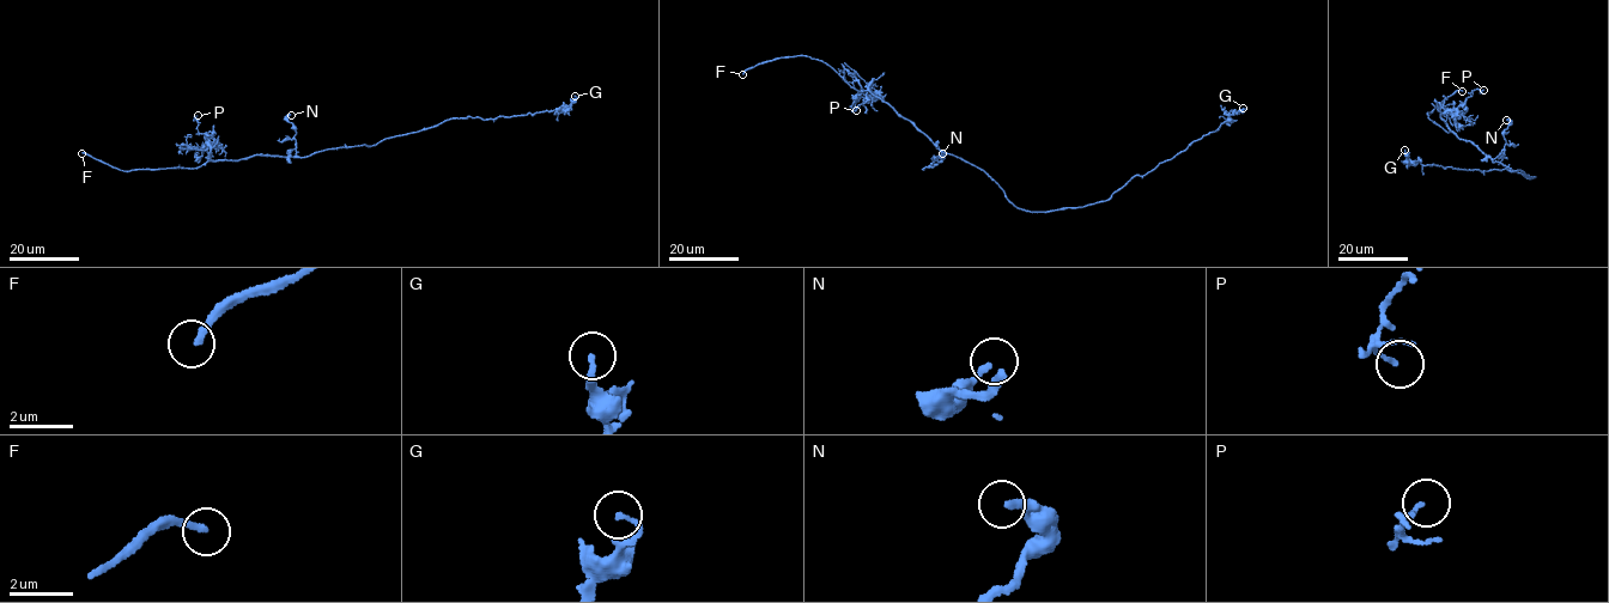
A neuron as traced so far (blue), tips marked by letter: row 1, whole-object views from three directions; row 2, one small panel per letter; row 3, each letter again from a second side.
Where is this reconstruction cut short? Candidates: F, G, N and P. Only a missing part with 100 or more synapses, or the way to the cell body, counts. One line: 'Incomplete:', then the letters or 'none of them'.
Incomplete: F

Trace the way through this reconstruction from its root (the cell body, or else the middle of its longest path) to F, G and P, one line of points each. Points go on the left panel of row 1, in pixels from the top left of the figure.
F: (351, 147), (325, 150), (305, 157), (261, 154), (207, 160), (195, 168), (128, 171), (82, 153)
G: (351, 147), (376, 145), (454, 119), (485, 120), (560, 108), (566, 111), (575, 96)
P: (351, 147), (305, 157), (261, 154), (214, 162), (210, 158), (211, 142), (196, 128), (198, 115)

